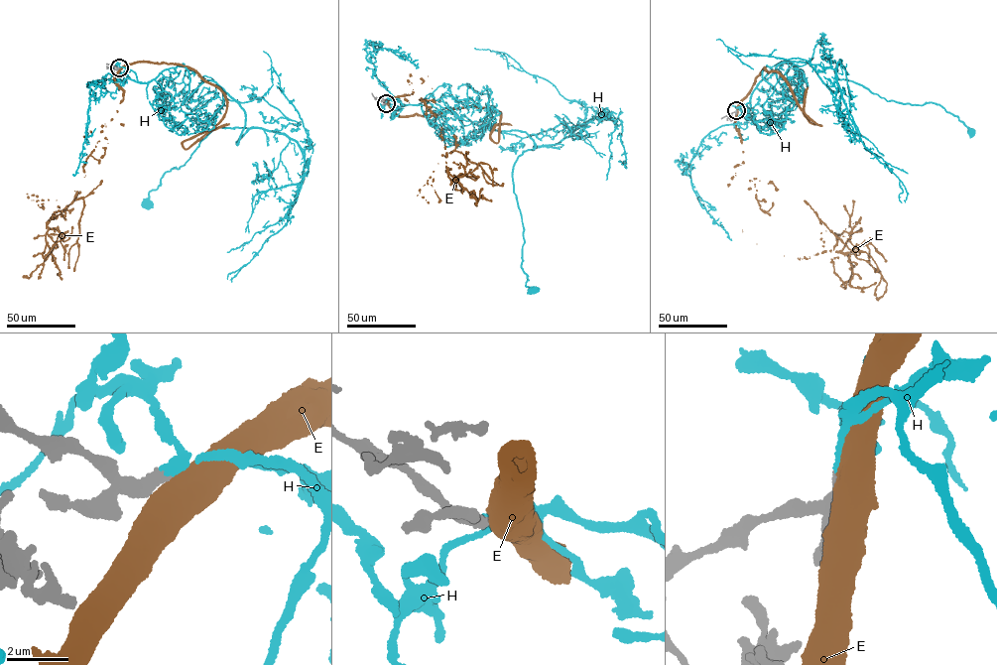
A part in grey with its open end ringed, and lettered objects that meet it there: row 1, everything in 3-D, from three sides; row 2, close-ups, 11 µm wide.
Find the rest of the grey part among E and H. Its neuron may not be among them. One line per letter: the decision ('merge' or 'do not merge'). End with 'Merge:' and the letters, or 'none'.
E: do not merge
H: merge
Merge: H

